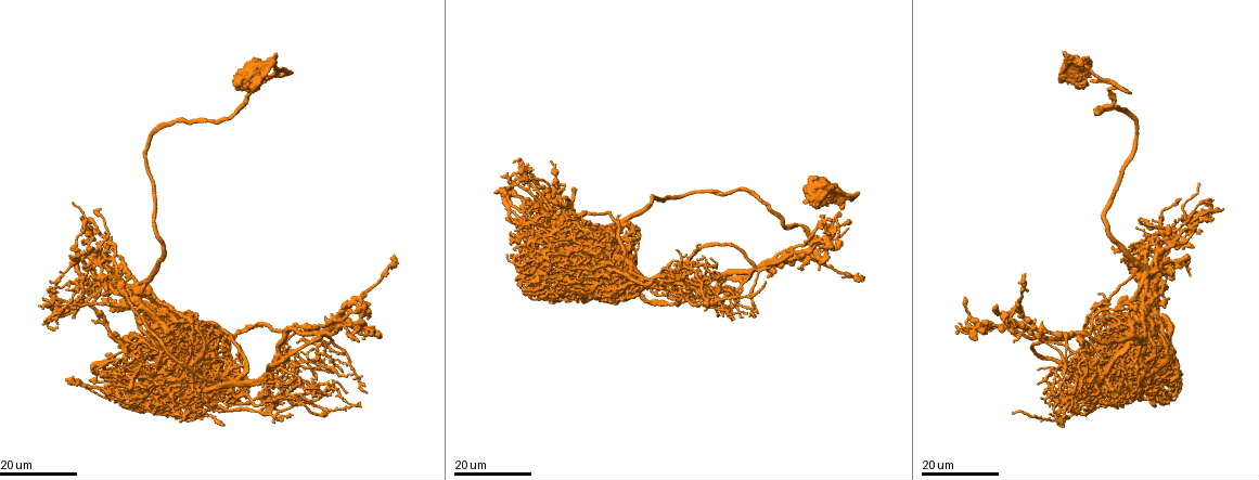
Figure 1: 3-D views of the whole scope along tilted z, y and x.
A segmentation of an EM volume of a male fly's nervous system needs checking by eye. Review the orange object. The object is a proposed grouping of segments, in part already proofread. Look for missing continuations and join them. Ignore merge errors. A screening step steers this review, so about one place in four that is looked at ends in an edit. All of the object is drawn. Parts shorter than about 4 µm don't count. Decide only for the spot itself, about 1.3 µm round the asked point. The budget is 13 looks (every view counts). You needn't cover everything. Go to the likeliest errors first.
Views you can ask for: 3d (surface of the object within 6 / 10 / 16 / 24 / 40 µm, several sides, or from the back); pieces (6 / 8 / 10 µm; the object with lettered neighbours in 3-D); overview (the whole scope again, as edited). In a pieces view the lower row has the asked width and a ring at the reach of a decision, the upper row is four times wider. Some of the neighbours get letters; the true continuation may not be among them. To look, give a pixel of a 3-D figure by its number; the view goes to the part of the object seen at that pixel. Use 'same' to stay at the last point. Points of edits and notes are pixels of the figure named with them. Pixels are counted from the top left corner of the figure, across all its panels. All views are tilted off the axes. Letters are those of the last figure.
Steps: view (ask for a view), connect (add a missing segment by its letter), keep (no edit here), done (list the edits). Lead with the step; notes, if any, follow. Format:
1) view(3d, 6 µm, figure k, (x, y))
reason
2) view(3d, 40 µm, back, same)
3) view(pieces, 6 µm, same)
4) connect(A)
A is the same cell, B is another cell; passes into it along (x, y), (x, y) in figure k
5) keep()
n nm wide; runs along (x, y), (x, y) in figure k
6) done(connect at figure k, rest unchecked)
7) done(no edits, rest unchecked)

view(3d, 24 µm, figure 1, (164, 379))
tapers out

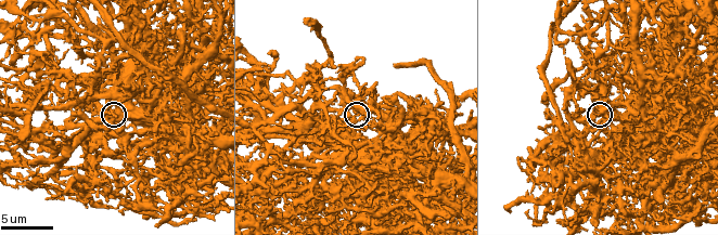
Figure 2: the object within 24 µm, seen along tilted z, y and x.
view(3d, 6 µm, figure 2, (116, 114))

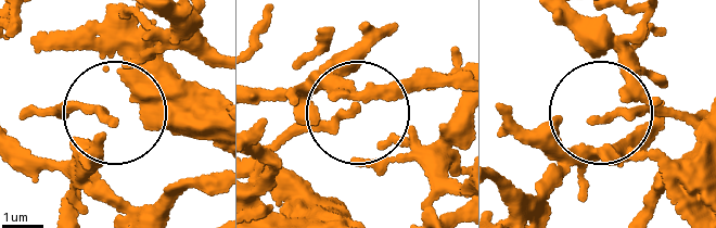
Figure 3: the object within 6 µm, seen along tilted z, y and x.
view(pieces, 8 µm, figure 3, (113, 122))

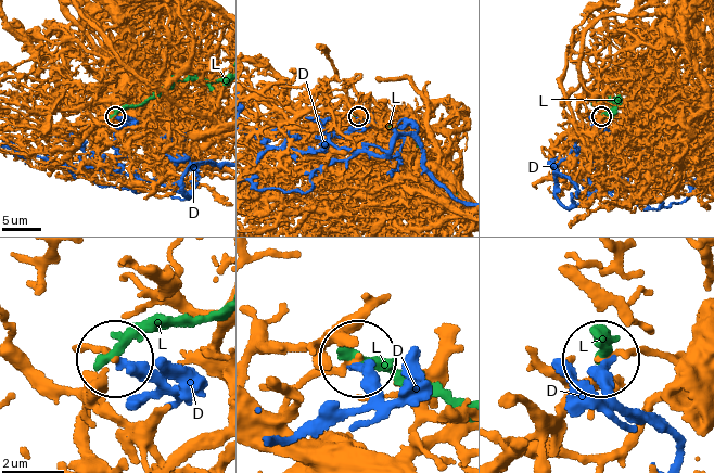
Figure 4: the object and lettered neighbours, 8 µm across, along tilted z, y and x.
keep()
180 nm wide; D and L are other cells; none of them fits

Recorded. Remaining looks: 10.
view(3d, 24 µm, figure 1, (1099, 295))

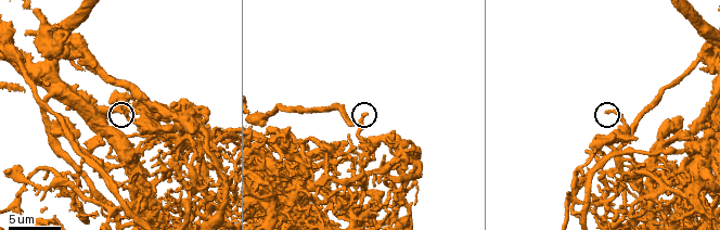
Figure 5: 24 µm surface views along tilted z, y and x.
view(pieces, 10 µm, figure 5, (123, 113))

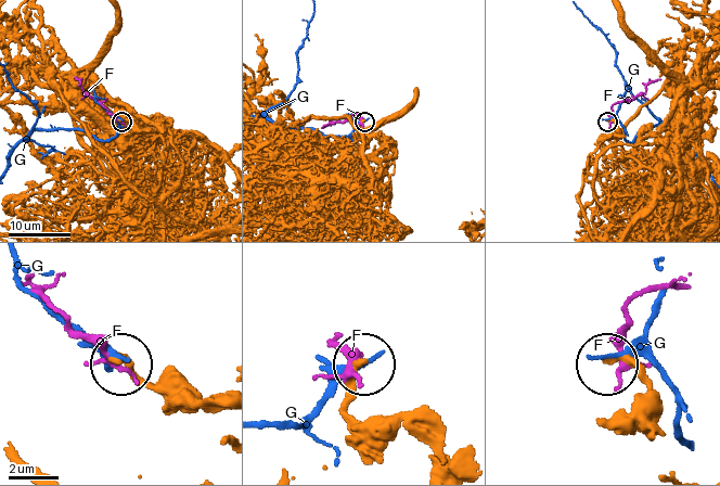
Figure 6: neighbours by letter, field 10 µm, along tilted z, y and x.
keep()
F and G are other cells; runs along (423, 443), (398, 425), (350, 419), (348, 382), (364, 365) in figure 6; none of them fits

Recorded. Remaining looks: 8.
view(3d, 24 µm, figure 1, (224, 340))
branch stops here

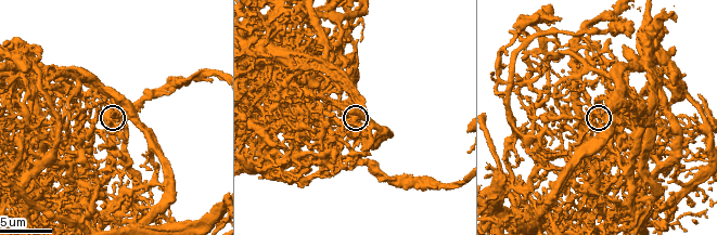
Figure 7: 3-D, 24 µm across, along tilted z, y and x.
view(pieces, 8 µm, figure 7, (111, 114))
see the neighbours

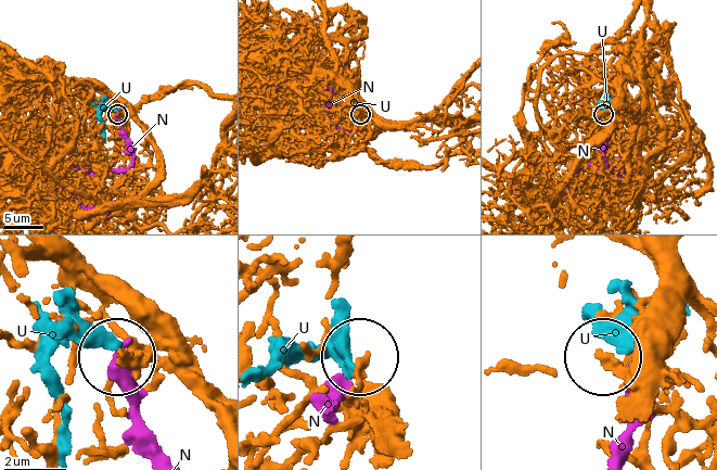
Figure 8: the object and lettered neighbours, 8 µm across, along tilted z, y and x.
keep()
N and U are other cells; none of them fits

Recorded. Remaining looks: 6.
view(3d, 6 µm, figure 2, (573, 210))
branch stops here

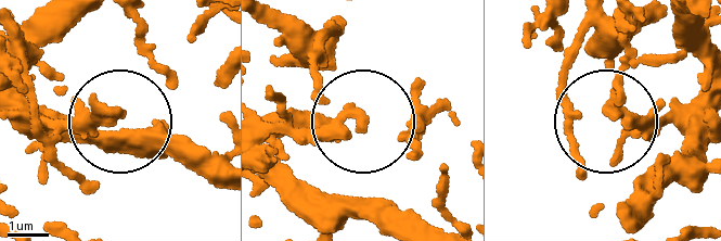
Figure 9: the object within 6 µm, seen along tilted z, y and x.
view(pieces, 10 µm, figure 9, (613, 110))

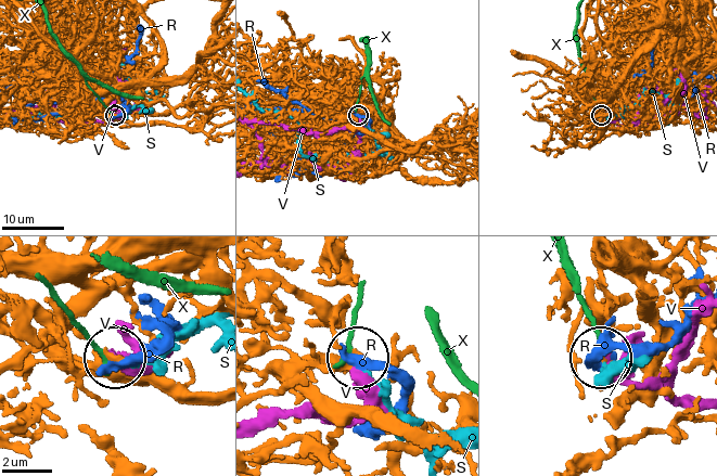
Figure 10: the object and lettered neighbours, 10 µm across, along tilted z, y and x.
keep()
310 nm wide; R, S, V and X are other cells; runs along (267, 337), (311, 363), (337, 368), (357, 357) in figure 10; none of them fits

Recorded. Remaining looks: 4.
view(3d, 24 µm, figure 1, (721, 314))
free end

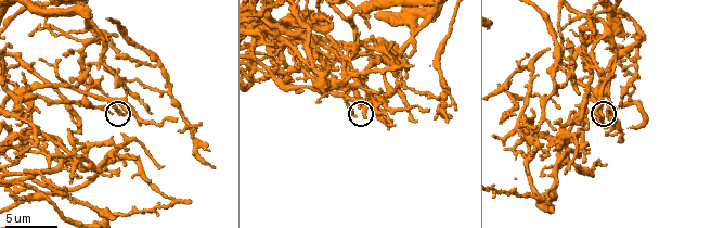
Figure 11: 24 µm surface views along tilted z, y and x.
view(pieces, 8 µm, figure 11, (362, 114))

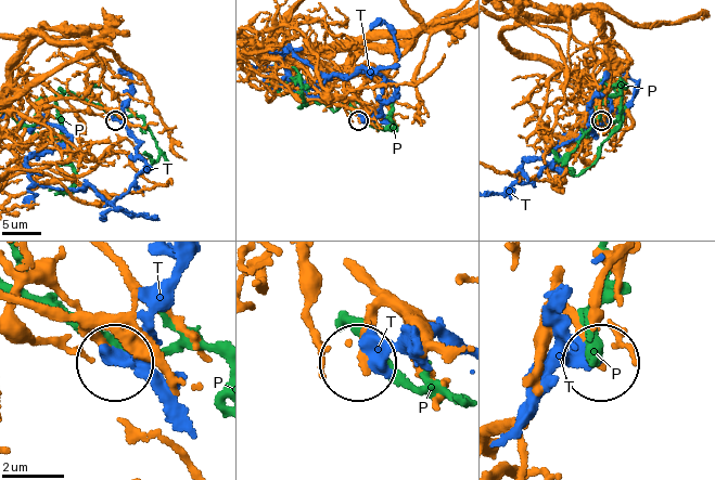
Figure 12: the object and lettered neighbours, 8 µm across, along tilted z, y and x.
keep()
P and T are other cells; runs along (359, 270), (369, 296), (358, 360) in figure 12; no lettered segment goes on from it

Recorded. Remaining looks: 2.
view(3d, 16 µm, figure 1, (610, 278))
free end

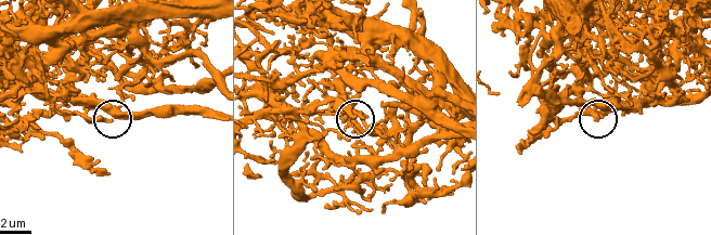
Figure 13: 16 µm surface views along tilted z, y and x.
view(pieces, 6 µm, figure 13, (110, 119))

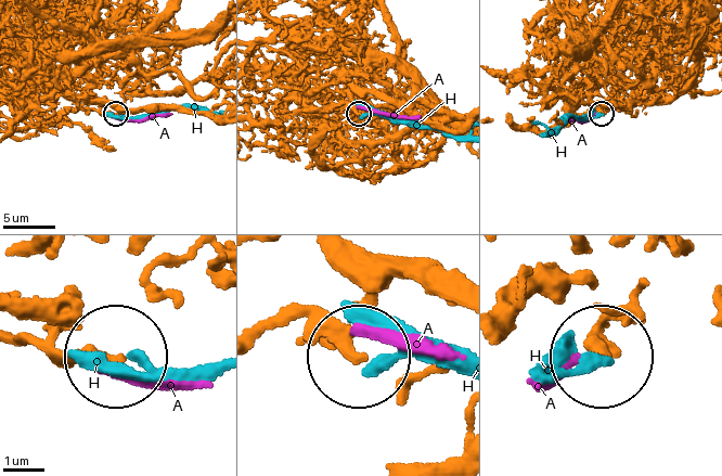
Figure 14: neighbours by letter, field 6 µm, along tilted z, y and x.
keep()
270 nm wide; A and H are other cells; no lettered segment goes on from it

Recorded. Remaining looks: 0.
done(no edits, rest unchecked)

